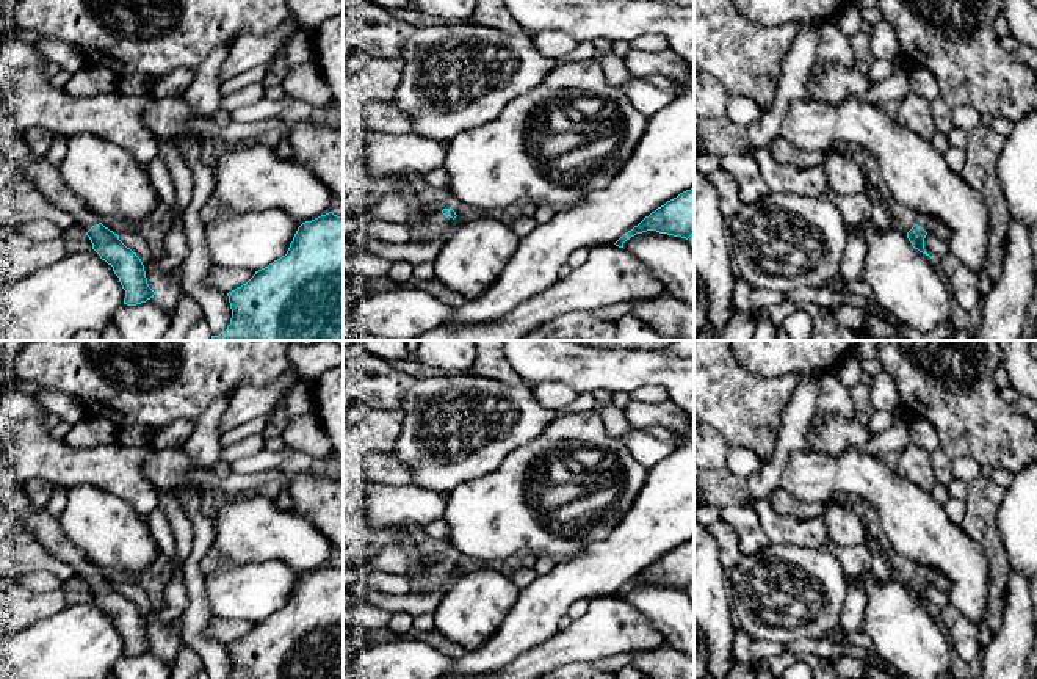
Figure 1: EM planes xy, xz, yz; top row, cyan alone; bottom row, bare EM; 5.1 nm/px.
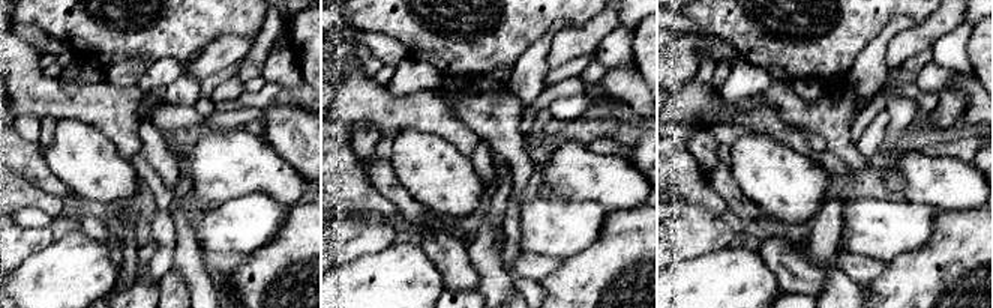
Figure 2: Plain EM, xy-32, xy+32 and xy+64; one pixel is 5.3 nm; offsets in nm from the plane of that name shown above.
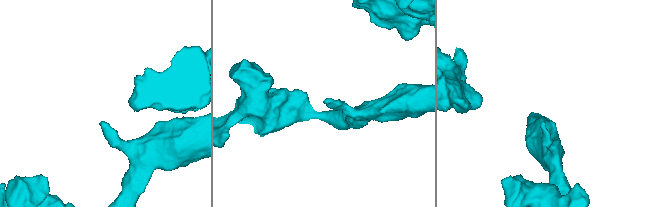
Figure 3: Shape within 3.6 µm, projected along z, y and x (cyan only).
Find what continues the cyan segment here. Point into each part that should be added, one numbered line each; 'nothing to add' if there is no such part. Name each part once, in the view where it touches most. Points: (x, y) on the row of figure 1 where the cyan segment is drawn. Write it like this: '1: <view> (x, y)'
1: xy (46, 177)

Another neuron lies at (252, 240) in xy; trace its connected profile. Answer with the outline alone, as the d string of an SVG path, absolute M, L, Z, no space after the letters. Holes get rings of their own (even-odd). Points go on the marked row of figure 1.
M284 210L219 212L205 223L205 241L215 267L258 271L287 254L302 223Z

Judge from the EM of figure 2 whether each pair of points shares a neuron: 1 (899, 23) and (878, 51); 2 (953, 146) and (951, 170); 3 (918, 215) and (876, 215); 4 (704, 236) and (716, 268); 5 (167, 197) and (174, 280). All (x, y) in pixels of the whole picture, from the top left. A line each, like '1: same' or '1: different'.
1: same
2: different
3: same
4: different
5: different

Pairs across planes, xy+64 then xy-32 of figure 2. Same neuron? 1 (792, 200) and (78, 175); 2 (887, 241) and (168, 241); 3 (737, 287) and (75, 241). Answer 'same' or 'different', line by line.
1: same
2: different
3: same

